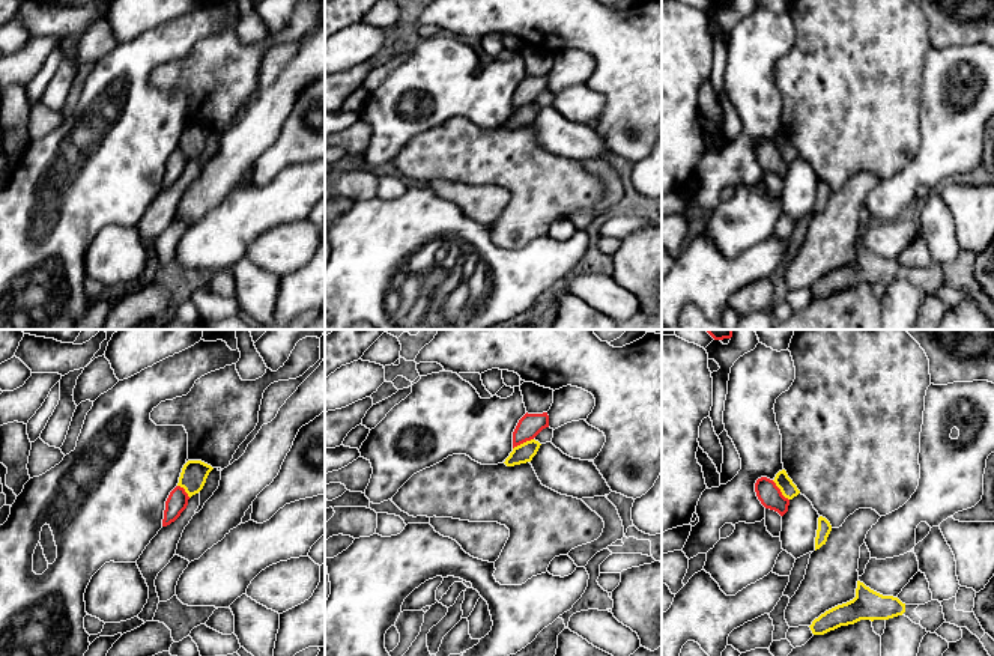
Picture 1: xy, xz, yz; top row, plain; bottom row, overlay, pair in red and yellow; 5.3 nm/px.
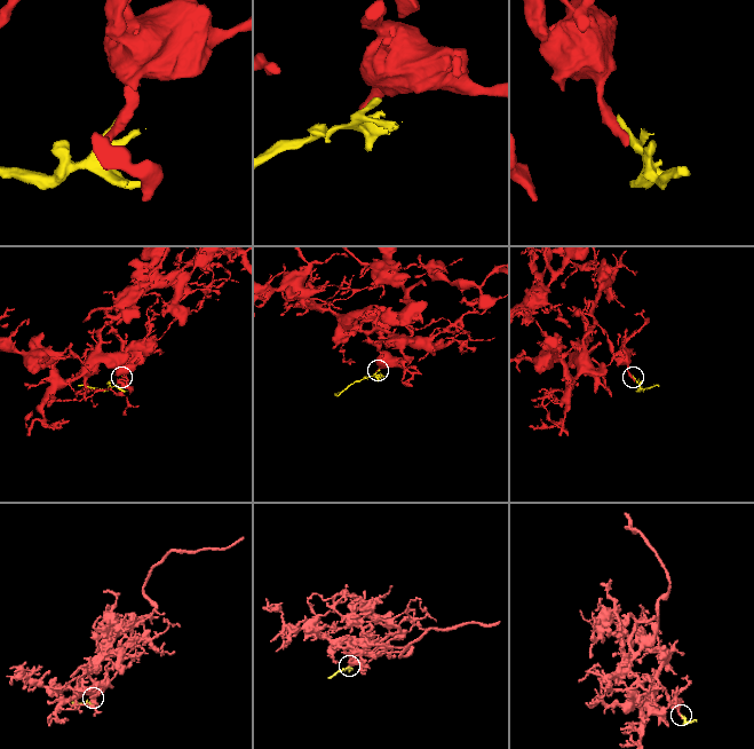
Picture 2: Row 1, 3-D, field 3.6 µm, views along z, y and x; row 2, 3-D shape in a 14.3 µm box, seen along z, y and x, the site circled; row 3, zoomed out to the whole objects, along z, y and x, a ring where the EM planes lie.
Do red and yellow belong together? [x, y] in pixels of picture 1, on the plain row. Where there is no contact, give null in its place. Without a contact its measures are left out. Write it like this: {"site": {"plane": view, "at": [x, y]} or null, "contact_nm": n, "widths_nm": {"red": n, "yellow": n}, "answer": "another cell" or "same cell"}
{"site": {"plane": "yz", "at": [779, 154]}, "contact_nm": 140, "widths_nm": {"red": 120, "yellow": 90}, "answer": "another cell"}

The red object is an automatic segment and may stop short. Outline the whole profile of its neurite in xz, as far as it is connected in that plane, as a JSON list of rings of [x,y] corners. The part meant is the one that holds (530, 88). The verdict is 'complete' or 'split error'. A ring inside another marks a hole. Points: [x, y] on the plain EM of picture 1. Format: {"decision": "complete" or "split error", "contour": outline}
{"decision": "complete", "contour": [[[525,77],[514,95],[513,95],[513,111],[534,102],[543,92],[549,90],[549,78],[543,77]]]}

